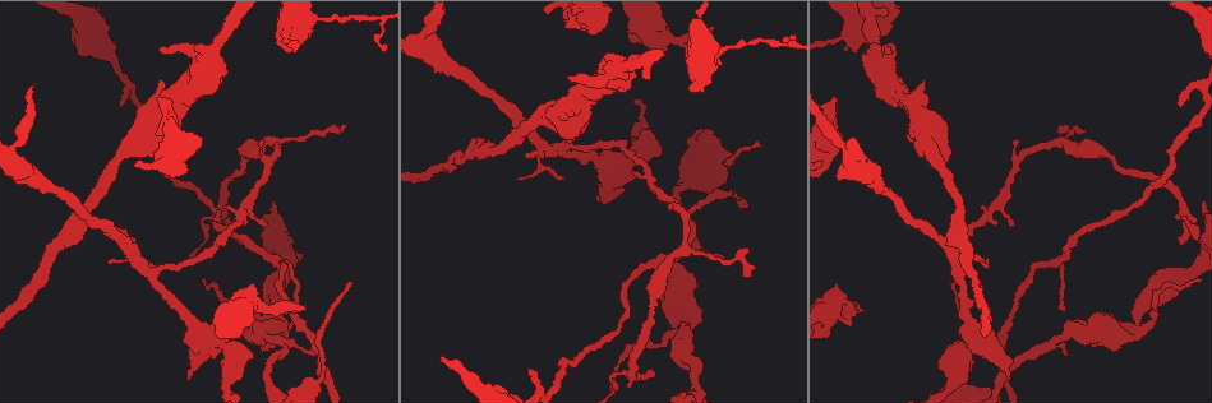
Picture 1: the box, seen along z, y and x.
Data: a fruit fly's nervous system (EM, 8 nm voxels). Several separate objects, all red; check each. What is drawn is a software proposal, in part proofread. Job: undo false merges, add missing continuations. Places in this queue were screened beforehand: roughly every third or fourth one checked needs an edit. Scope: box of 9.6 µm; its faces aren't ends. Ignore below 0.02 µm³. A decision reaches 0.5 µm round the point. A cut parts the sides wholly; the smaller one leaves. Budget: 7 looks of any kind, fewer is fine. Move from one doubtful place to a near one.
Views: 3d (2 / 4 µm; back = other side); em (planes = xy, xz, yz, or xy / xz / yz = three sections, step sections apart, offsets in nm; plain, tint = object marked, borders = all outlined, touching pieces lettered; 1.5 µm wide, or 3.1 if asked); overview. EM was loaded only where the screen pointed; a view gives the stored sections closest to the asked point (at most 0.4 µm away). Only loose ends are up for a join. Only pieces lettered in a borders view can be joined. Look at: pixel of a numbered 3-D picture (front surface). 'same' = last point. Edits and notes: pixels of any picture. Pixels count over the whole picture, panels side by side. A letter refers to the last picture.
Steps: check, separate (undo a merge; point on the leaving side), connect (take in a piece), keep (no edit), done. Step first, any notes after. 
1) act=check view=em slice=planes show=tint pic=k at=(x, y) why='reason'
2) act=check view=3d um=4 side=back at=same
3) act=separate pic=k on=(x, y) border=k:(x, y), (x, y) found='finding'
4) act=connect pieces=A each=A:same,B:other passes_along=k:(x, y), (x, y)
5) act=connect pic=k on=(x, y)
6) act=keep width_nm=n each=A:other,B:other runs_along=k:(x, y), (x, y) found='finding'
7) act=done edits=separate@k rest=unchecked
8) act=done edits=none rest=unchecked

act=check view=em slice=planes show=borders pic=1 at=(849, 327) why='free end'

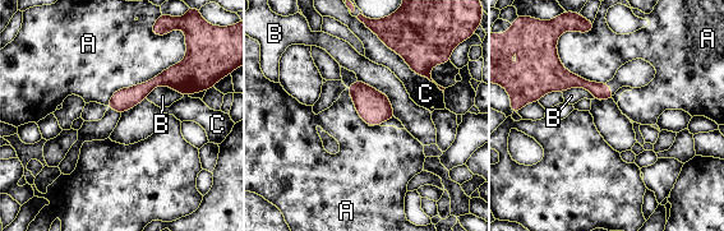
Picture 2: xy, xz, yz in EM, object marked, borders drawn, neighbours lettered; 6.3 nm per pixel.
act=keep width_nm=140 each=A:other,B:other,C:other border=2:(185, 56), (107, 106) found='none of them fits'

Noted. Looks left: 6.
act=check view=em slice=xy step=4 show=tint pic=1 at=(1182, 242) why='thin end'

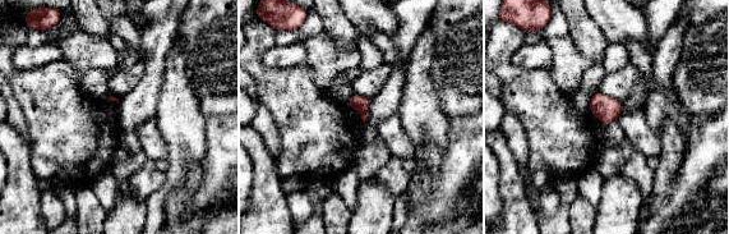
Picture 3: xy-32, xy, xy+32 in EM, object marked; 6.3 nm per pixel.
act=check view=em slice=planes show=borders at=same why='another direction'

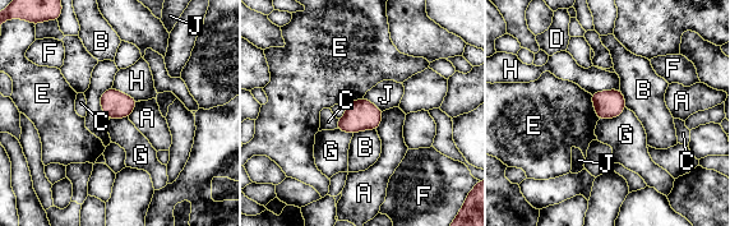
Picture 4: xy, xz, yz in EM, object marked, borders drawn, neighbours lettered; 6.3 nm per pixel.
act=keep width_nm=180 each=A:other,B:other,C:other,D:other,E:other,F:other,G:other,H:other,J:other border=4:(625, 107), (614, 118), (599, 120) found='none of them fits'

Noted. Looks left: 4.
act=check view=3d um=2 pic=1 at=(166, 48) why='branch stops here'

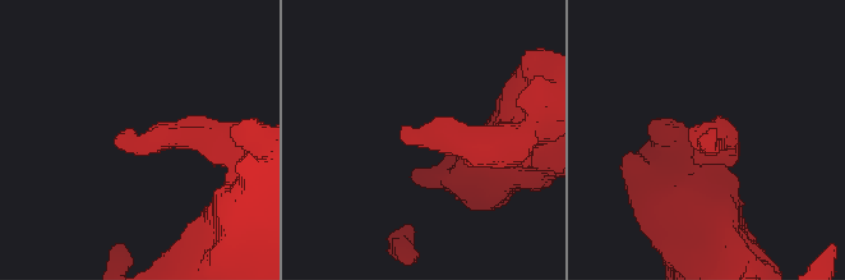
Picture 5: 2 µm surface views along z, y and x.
act=check view=em slice=xz step=8 show=tint pic=5 at=(412, 140) why='now the EM'

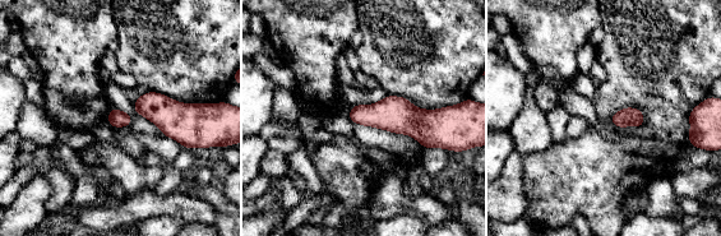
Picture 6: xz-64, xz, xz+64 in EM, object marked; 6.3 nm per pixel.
act=check view=em slice=planes show=borders at=same why='cut it another way'

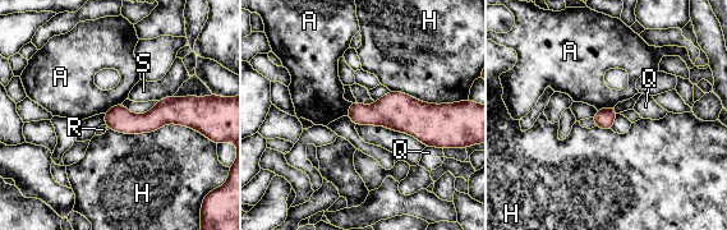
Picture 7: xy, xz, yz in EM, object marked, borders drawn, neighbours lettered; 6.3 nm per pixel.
act=keep each=A:other,H:other,Q:other,R:other,S:other border=7:(122, 102), (104, 113) found='no lettered piece goes on from it'

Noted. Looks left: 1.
act=done edits=none rest=unchecked

